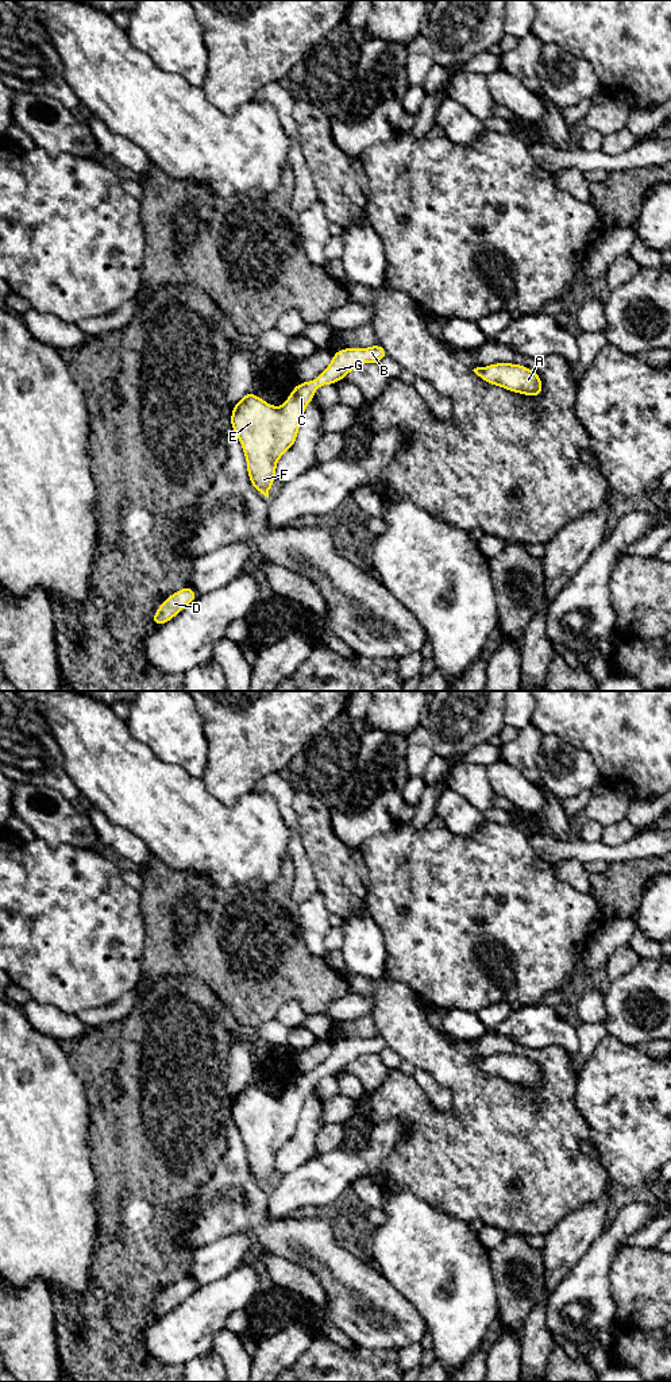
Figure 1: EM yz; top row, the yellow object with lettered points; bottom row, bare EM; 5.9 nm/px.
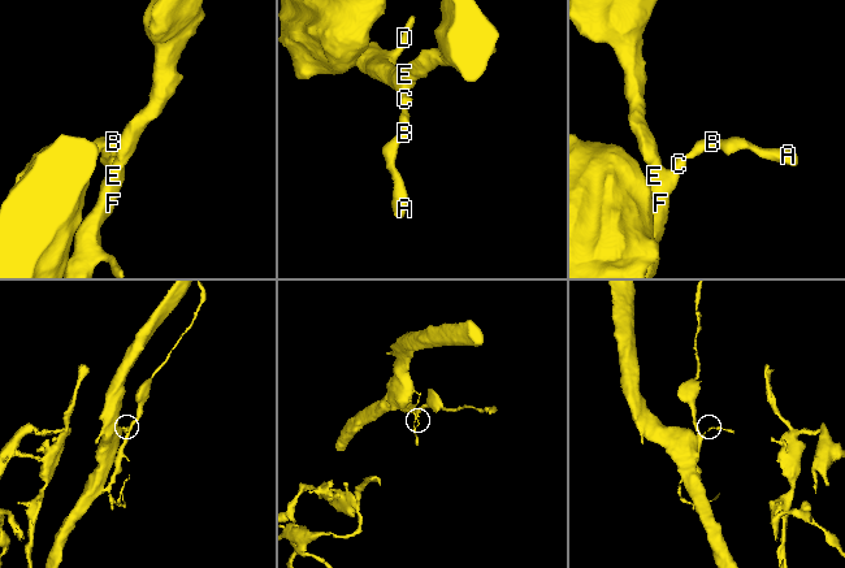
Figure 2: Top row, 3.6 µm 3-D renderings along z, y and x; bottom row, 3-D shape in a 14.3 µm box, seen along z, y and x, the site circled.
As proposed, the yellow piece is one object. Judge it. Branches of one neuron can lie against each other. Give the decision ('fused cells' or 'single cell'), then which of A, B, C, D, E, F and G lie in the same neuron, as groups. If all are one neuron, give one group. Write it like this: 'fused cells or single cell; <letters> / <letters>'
single cell; A B C D E F G

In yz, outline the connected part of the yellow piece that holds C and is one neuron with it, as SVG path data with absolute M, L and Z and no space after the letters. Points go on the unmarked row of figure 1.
M379 1034L367 1039L343 1039L333 1045L329 1057L315 1072L297 1074L281 1099L271 1097L252 1082L247 1082L247 1085L235 1095L231 1104L231 1119L242 1135L247 1151L248 1170L257 1182L269 1189L269 1182L275 1170L277 1153L294 1136L304 1101L306 1096L315 1090L316 1080L346 1070L346 1066L362 1054L379 1055L386 1047L387 1043Z

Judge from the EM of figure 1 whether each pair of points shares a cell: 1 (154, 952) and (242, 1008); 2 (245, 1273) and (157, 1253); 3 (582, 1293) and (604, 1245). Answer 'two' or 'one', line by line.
1: one
2: two
3: one

